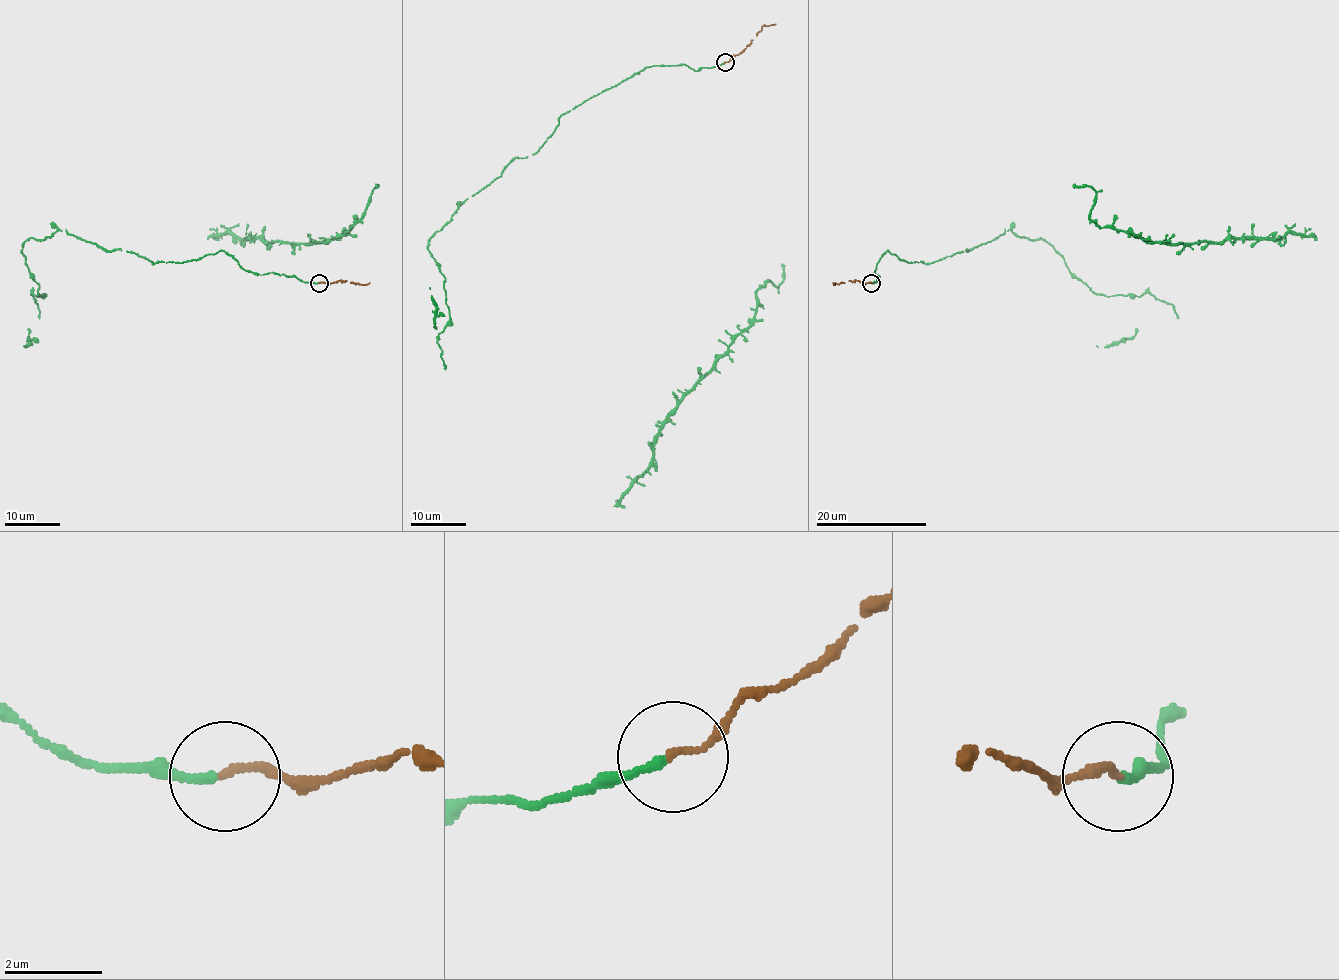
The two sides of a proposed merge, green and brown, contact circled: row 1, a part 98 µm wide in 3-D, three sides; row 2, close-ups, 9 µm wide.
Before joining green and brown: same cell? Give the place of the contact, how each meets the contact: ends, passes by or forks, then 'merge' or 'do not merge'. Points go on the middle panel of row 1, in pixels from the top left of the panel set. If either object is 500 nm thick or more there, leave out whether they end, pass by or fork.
(725, 62) | green ends | brown ends | merge

